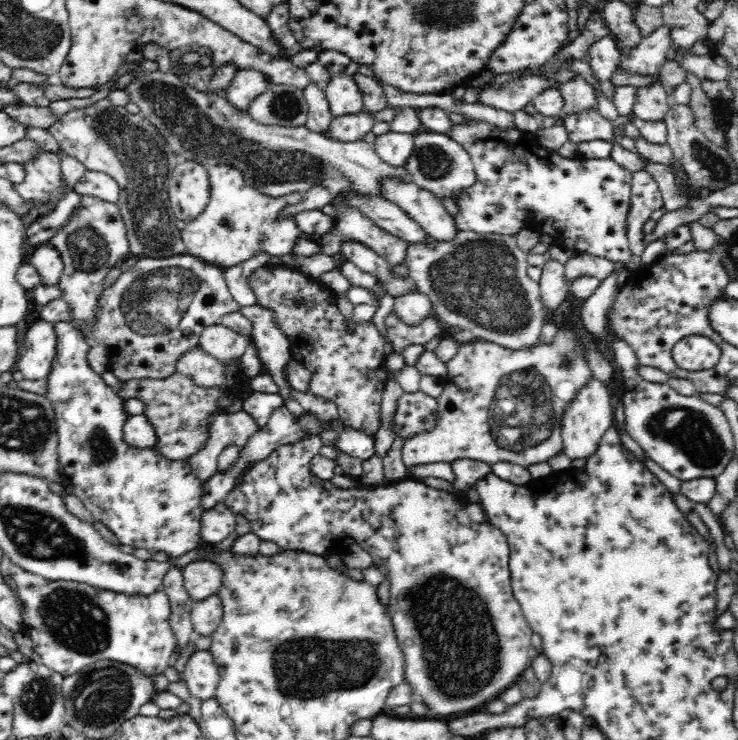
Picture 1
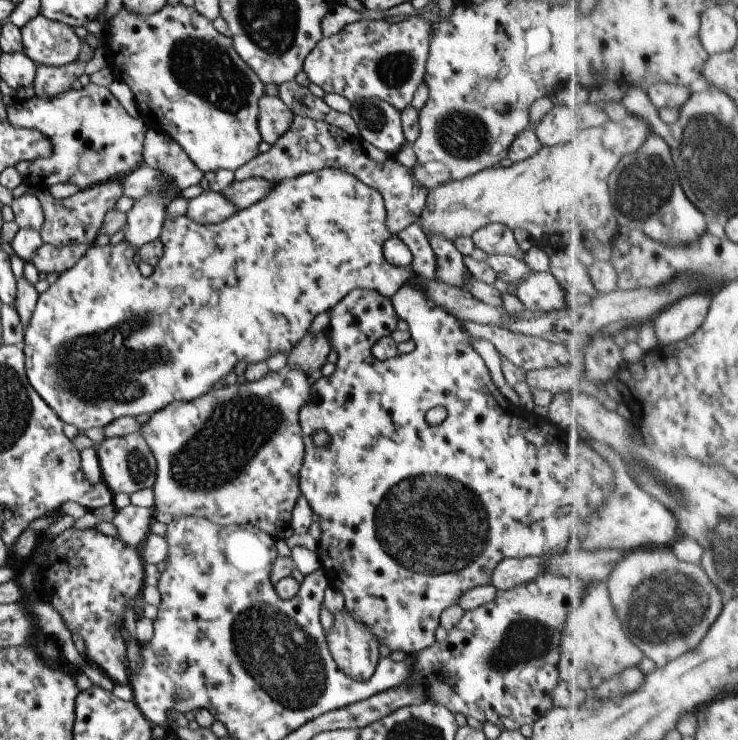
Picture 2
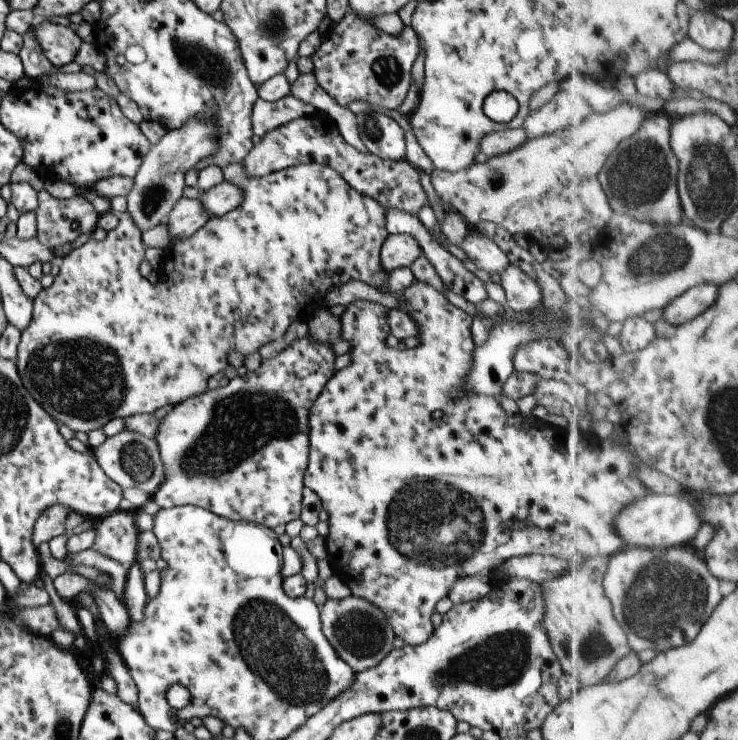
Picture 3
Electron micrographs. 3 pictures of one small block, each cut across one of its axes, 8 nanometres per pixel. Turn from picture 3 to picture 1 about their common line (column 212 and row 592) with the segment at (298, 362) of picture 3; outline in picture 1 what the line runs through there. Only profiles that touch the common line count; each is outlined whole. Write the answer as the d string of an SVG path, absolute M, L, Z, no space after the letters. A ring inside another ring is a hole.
M307 431L304 438L292 442L292 444L282 444L275 448L268 458L258 461L250 466L240 477L240 482L234 487L234 490L228 494L223 504L235 515L242 516L250 522L252 533L262 540L272 540L284 551L303 551L314 555L327 555L333 549L344 546L347 542L356 542L365 552L370 553L374 558L374 564L380 569L387 567L389 569L390 581L390 600L389 615L391 622L400 643L405 658L405 682L413 690L414 695L419 695L423 702L428 704L430 717L448 716L456 712L466 712L469 710L475 712L482 704L491 702L498 698L508 687L516 685L520 675L531 666L533 661L530 656L532 648L533 631L524 618L520 603L516 600L511 587L510 574L510 545L506 536L489 522L476 524L472 522L467 512L467 502L456 493L439 490L426 486L423 482L415 478L405 478L402 481L389 482L387 486L378 486L374 488L364 488L362 486L350 487L347 490L338 488L332 484L331 480L318 478L311 471L311 460L320 455L322 441L319 434Z

